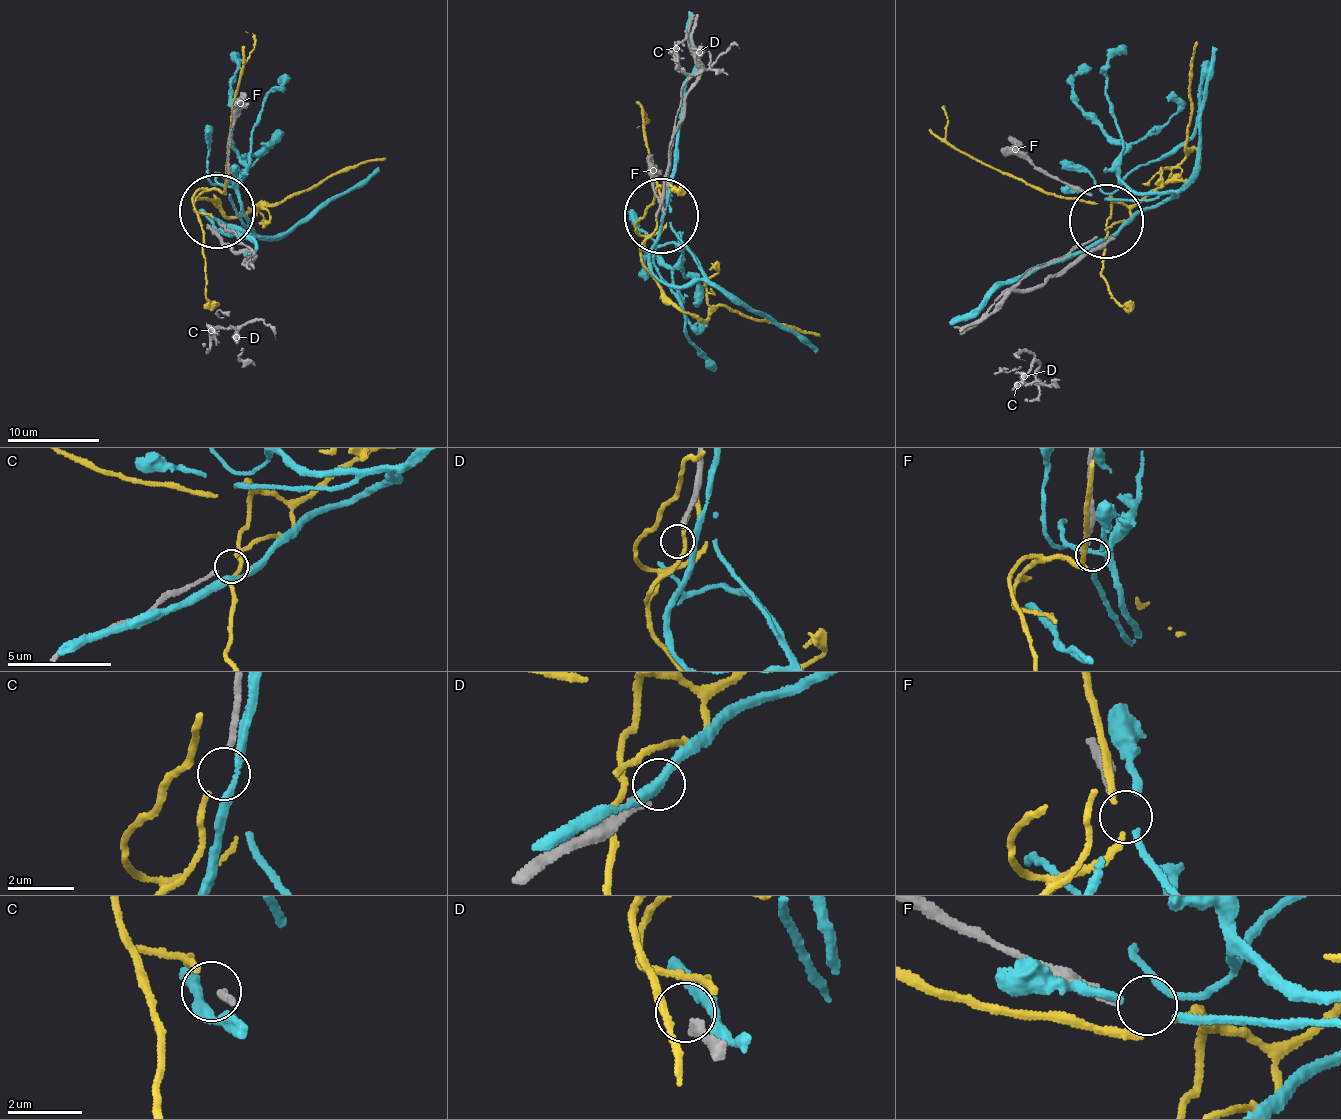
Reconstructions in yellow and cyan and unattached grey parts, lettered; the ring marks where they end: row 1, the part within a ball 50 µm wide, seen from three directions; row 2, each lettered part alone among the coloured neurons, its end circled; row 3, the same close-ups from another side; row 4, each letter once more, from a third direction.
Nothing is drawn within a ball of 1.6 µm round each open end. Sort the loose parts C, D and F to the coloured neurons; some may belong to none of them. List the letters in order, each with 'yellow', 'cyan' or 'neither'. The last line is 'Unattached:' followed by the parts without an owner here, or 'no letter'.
C: yellow
D: neither
F: cyan
Unattached: D

